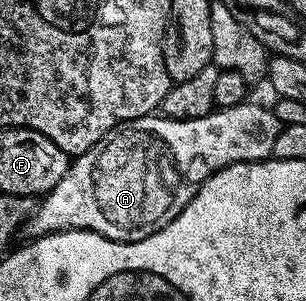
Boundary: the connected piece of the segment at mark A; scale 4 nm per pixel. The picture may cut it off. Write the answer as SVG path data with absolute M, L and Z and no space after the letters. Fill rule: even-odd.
M254 101L236 107L220 107L196 119L168 119L159 113L132 119L114 127L102 143L93 145L93 149L68 166L65 177L42 198L40 203L43 204L32 210L25 231L31 237L58 231L95 231L118 243L141 241L176 219L210 175L234 163L258 163L260 159L272 158L280 130L274 110L270 106L258 107Z

